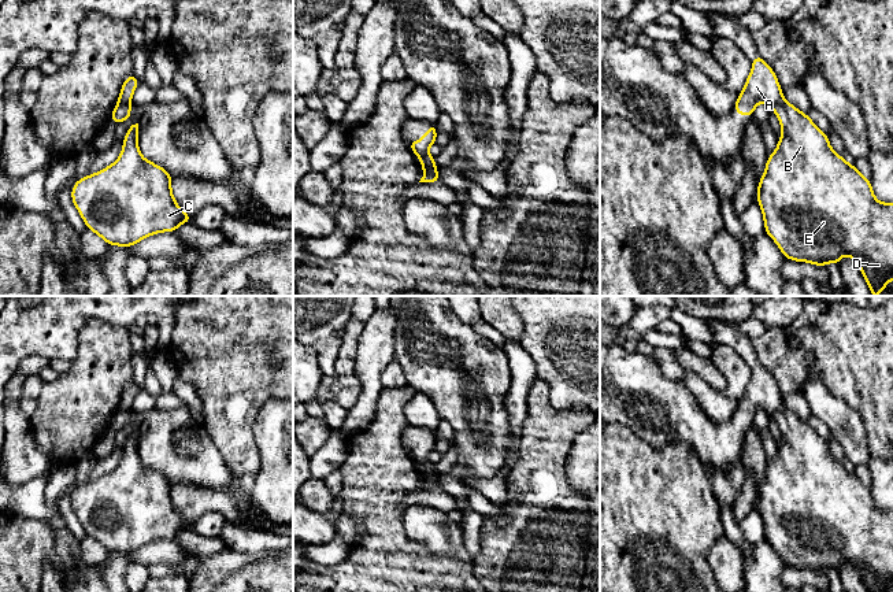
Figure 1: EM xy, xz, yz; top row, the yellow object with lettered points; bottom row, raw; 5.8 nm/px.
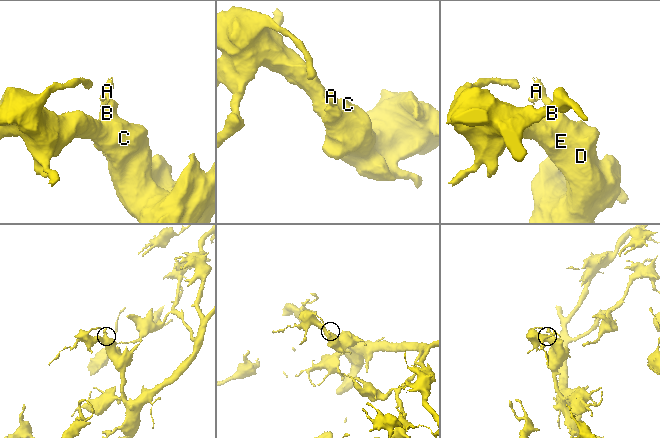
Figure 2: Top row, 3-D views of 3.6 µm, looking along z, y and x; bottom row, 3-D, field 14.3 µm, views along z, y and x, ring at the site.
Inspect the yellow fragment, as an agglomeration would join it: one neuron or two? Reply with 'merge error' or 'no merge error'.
merge error

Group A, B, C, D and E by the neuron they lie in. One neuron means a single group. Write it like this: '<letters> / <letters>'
A / B C D E

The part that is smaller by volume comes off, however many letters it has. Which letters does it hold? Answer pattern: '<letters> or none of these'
A

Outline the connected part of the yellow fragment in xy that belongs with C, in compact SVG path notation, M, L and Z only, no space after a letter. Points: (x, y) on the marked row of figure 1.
M138 123L127 129L121 156L111 166L79 178L71 189L71 200L86 229L108 245L131 247L148 236L177 232L179 225L193 219L177 204L168 171L142 158L137 137Z

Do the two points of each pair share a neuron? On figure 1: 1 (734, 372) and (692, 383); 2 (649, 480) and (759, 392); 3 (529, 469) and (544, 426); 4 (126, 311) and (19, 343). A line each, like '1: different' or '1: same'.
1: same
2: different
3: same
4: same

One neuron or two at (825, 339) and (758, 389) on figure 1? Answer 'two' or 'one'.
two

